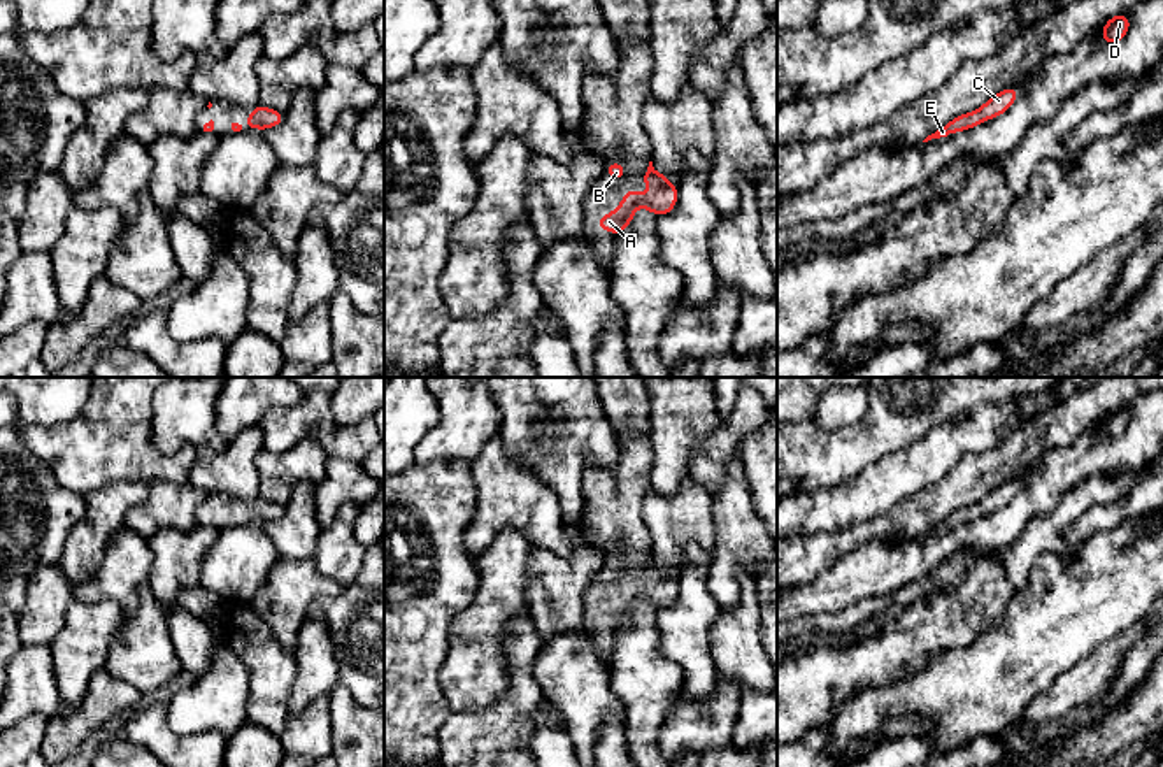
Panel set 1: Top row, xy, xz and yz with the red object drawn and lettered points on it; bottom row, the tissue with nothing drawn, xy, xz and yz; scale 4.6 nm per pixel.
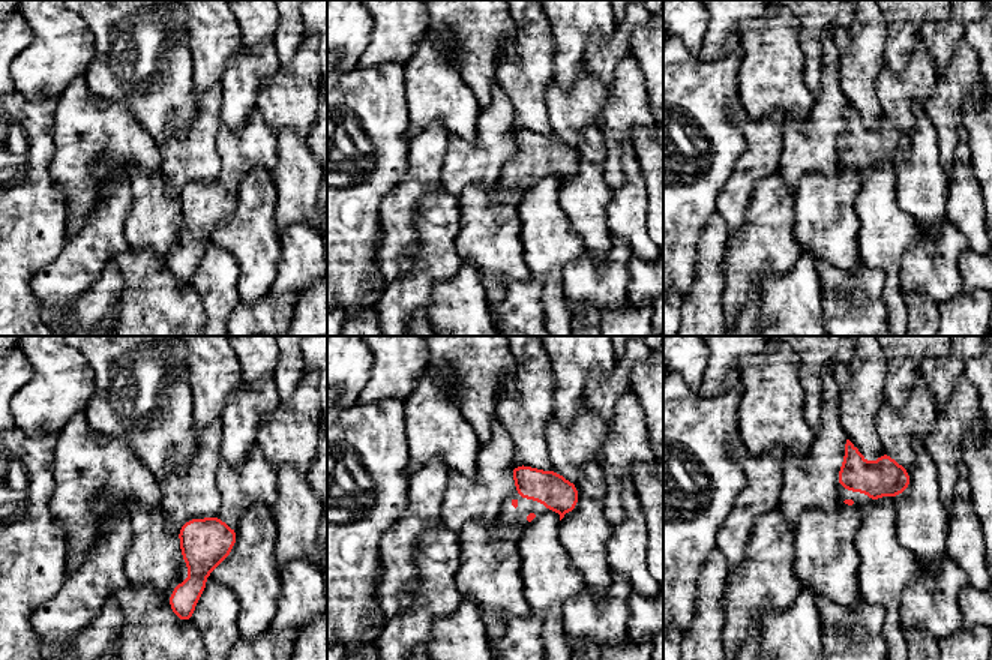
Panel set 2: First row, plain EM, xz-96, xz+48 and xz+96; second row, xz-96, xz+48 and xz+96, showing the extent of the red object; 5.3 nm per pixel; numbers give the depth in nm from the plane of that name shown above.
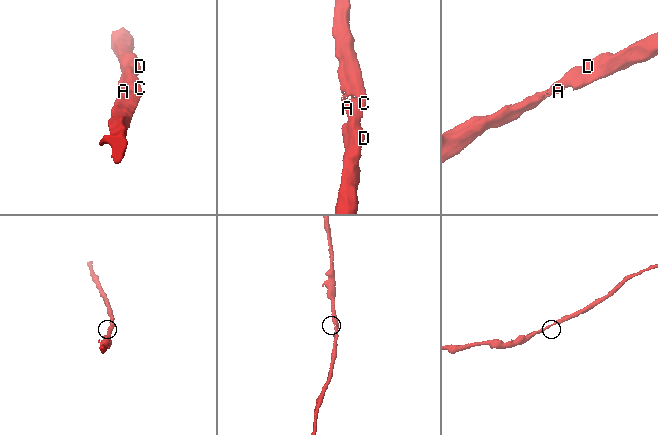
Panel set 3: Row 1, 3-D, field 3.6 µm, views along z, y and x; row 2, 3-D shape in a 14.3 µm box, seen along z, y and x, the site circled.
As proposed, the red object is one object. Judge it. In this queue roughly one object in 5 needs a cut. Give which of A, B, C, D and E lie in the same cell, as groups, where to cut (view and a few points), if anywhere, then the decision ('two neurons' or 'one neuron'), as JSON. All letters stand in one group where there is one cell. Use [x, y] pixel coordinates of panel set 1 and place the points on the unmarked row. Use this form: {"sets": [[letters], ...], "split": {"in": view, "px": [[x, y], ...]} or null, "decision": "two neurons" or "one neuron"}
{"sets": [["A", "B", "C", "D", "E"]], "split": null, "decision": "one neuron"}

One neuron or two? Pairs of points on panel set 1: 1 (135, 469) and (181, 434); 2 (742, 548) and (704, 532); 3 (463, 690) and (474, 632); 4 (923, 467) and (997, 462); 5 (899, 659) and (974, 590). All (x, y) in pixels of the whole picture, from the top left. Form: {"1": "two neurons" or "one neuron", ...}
{"1": "two neurons", "2": "two neurons", "3": "one neuron", "4": "two neurons", "5": "one neuron"}

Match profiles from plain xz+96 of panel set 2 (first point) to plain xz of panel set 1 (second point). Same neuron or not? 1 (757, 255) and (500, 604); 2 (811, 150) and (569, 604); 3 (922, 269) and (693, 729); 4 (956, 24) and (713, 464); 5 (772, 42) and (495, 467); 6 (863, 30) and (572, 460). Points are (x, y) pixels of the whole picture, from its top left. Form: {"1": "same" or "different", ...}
{"1": "different", "2": "same", "3": "same", "4": "same", "5": "same", "6": "different"}

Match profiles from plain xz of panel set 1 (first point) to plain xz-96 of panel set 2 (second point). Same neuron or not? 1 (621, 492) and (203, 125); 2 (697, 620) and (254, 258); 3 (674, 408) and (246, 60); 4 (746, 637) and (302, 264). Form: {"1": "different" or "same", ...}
{"1": "same", "2": "same", "3": "same", "4": "same"}

